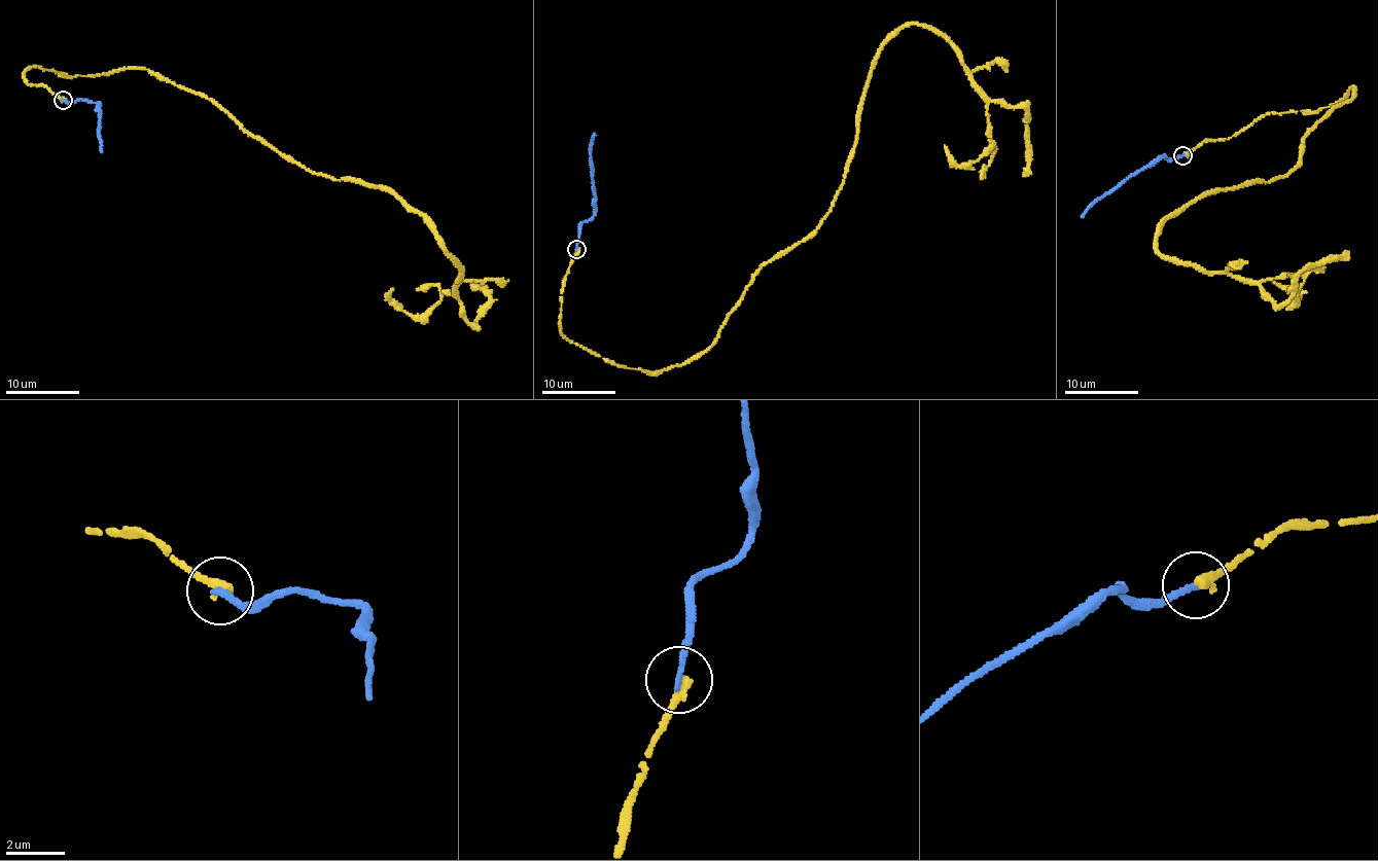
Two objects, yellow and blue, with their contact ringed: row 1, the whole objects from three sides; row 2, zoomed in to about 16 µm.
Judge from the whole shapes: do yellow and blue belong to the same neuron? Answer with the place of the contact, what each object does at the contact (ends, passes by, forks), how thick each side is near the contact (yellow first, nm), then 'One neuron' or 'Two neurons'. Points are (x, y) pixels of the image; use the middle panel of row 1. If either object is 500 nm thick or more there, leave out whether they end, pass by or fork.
Place: (576, 249). At the ring yellow ends. At the ring blue ends. Thickness 360 nm (yellow) against 200 nm. Two neurons

